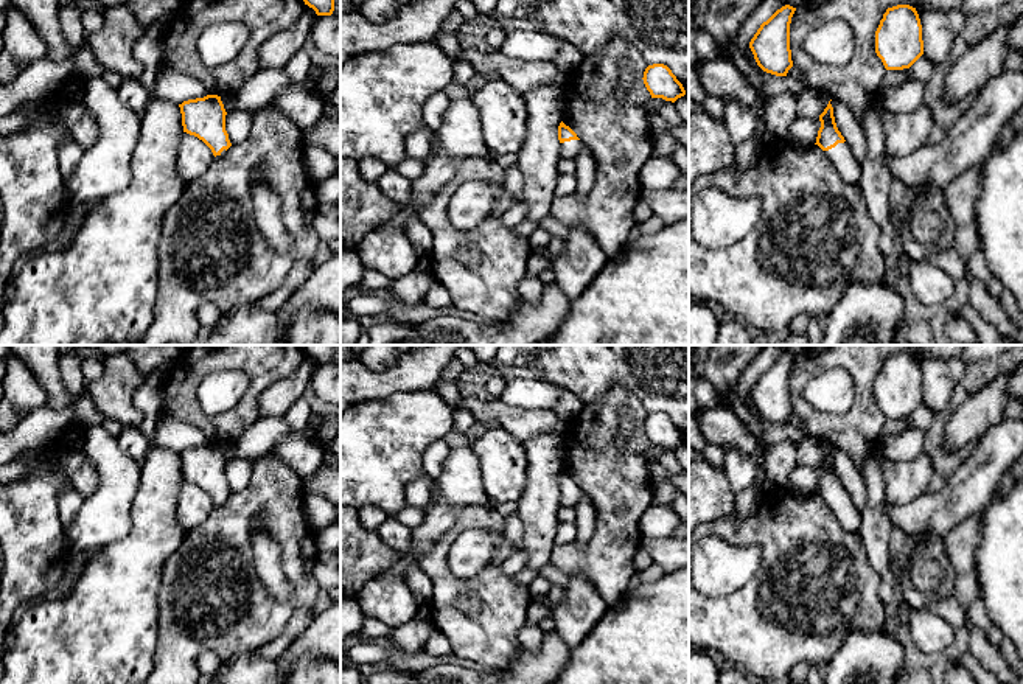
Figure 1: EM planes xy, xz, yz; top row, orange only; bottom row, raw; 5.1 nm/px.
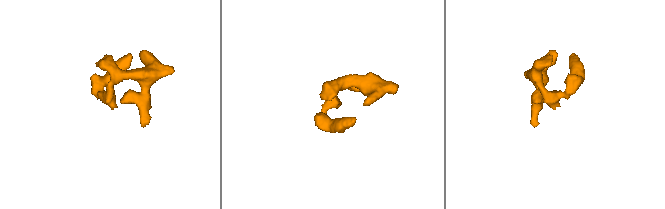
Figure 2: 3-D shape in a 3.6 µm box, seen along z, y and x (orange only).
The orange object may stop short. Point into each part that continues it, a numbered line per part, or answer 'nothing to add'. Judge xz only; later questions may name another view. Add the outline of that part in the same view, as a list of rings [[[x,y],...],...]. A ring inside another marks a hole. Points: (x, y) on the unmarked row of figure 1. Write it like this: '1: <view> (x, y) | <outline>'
1: xz (569, 498) | [[[580,488],[564,490],[561,491],[561,505],[574,508],[581,501],[583,494]]]

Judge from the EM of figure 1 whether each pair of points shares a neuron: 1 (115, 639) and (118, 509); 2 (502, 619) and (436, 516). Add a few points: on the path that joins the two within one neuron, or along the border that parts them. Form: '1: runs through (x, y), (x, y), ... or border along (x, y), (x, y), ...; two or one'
1: border along (132, 504), (131, 529), (123, 537), (97, 551); two
2: border along (471, 504), (457, 513), (454, 523), (422, 557); two

